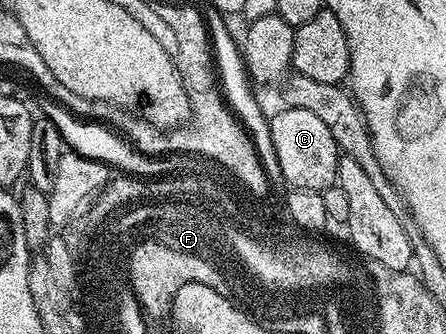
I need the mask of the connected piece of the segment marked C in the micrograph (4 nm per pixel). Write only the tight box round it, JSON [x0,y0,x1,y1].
[268,106,342,193]

